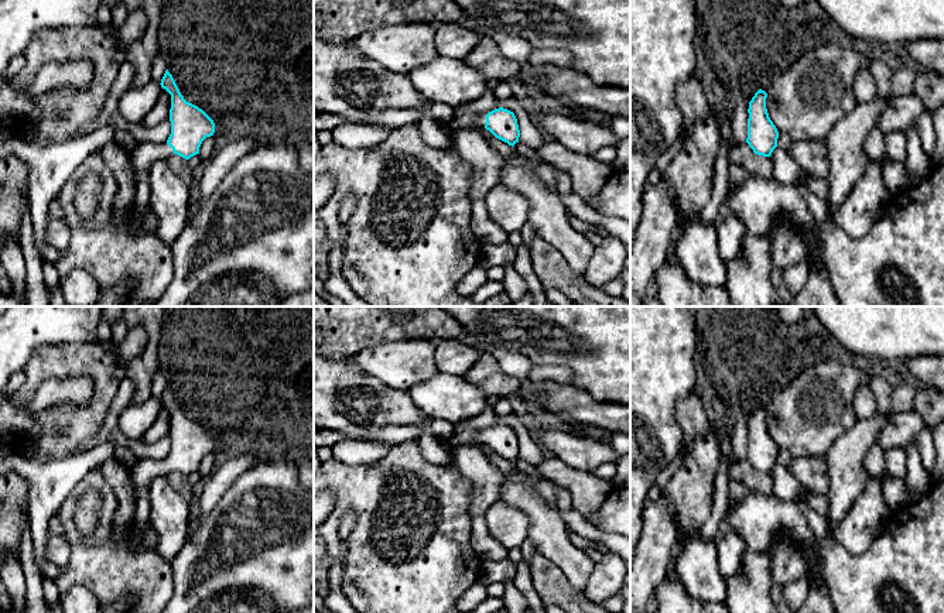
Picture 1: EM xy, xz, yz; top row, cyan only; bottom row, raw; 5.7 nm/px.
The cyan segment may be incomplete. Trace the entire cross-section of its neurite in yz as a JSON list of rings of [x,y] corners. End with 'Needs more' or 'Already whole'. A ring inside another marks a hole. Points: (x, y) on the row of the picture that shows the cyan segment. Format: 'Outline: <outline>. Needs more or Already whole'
Outline: [[[759,89],[749,102],[746,143],[755,154],[770,157],[777,147],[779,131],[766,109],[767,93]]]. Already whole

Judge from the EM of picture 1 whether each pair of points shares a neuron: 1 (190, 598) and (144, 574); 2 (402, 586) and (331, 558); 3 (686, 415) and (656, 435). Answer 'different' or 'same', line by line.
1: different
2: same
3: different

